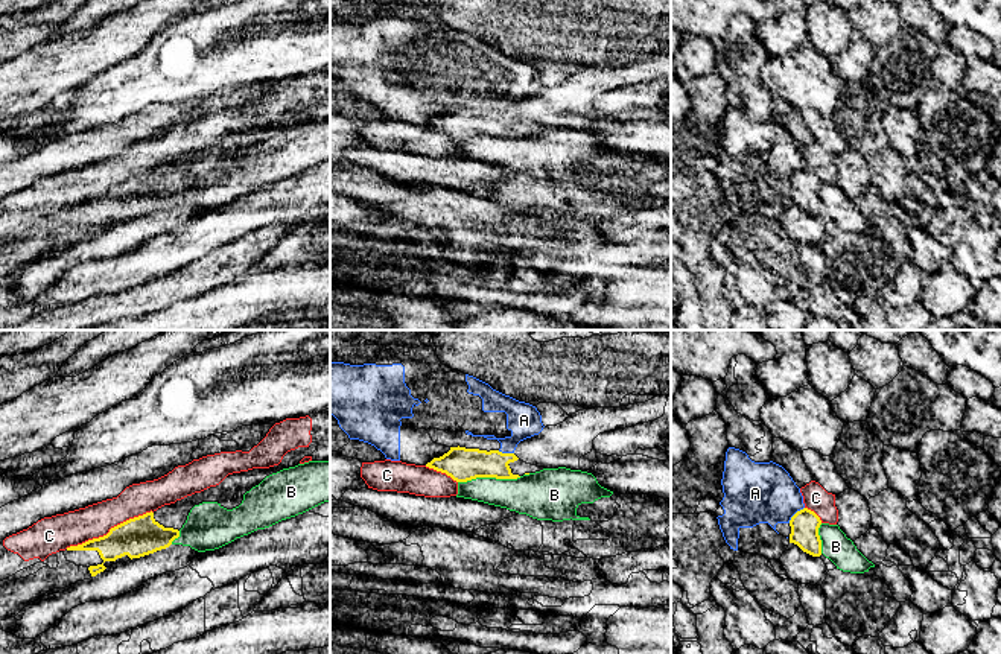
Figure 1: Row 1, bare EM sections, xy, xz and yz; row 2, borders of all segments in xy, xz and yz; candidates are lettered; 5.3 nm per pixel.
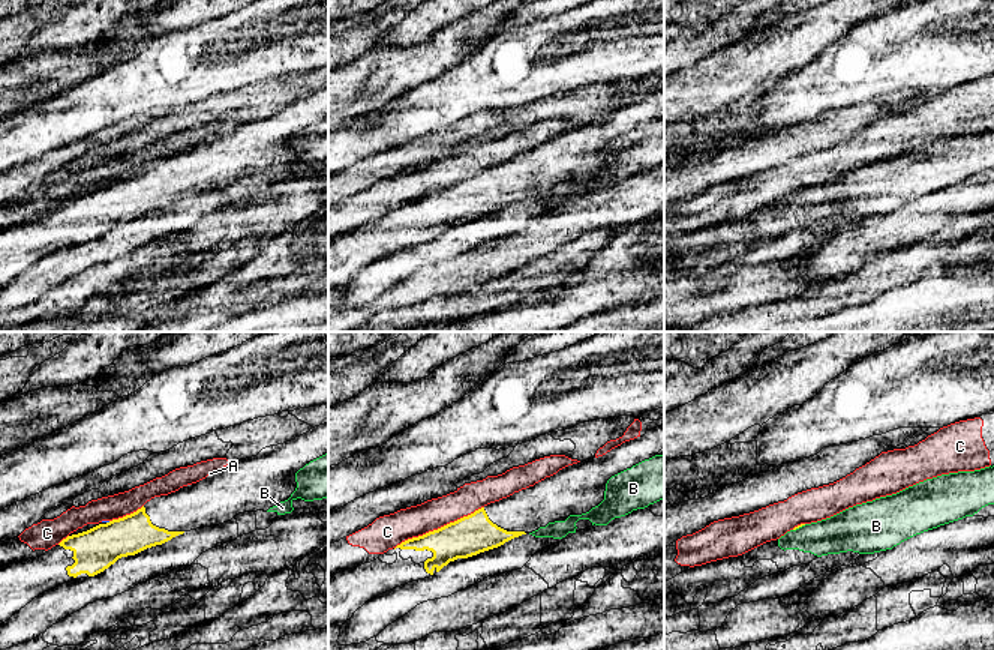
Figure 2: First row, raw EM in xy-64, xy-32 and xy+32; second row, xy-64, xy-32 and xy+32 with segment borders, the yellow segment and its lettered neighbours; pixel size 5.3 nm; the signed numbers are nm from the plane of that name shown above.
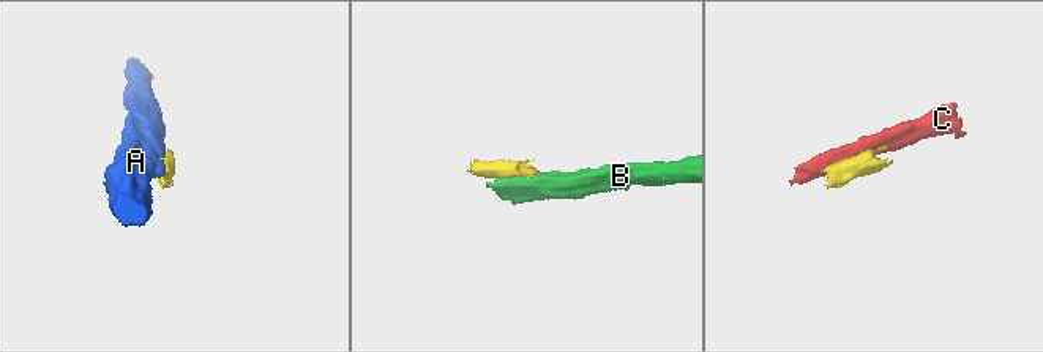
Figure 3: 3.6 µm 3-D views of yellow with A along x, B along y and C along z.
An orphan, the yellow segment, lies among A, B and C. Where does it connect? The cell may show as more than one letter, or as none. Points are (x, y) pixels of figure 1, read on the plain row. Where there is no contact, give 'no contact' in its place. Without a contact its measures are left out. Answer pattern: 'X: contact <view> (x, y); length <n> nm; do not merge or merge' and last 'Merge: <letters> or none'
A: contact yz (794, 174); length 120 nm; do not merge
B: contact xz (489, 136); length 340 nm; do not merge
C: contact xy (110, 190); length 500 nm; do not merge
Merge: none

